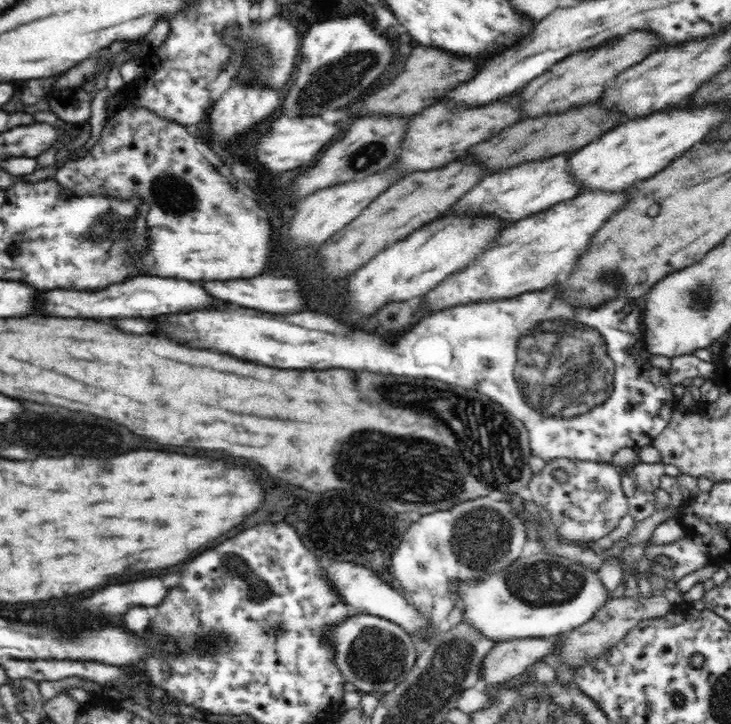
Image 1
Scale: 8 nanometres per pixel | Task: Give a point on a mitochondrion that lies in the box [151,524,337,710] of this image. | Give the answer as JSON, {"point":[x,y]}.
{"point":[257,589]}

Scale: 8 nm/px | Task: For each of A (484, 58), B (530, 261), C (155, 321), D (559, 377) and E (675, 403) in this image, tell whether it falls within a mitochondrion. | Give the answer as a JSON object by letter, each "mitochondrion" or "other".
{"A":"other","B":"mitochondrion","C":"other","D":"mitochondrion","E":"other"}

